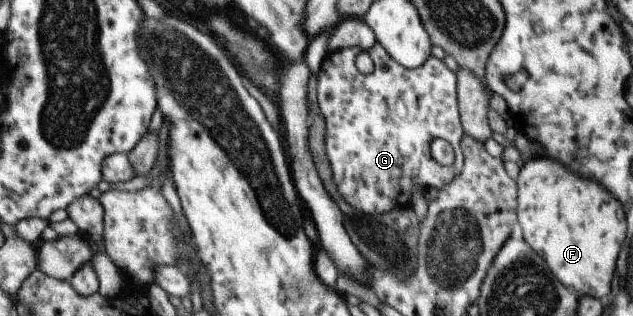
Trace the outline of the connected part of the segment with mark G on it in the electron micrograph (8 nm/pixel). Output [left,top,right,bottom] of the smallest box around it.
[317,41,465,214]

